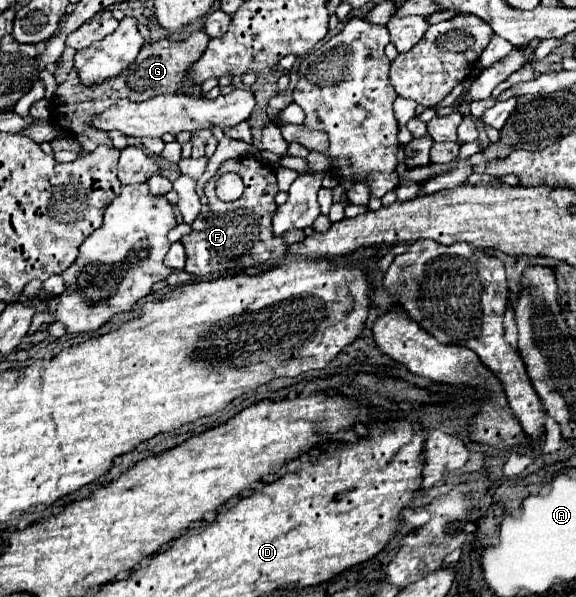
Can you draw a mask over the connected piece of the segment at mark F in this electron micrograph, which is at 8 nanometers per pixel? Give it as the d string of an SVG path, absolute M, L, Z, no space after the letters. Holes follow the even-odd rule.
M254 155L228 159L220 165L218 173L204 185L204 195L208 197L208 203L202 207L200 215L192 223L192 233L182 239L182 245L186 249L186 271L198 277L210 277L216 269L222 269L222 265L228 267L250 267L250 251L254 245L254 235L258 231L258 221L262 217L270 217L276 211L276 197L278 183L276 173L270 167L264 167ZM234 171L244 179L244 195L238 201L222 203L216 193L214 185L216 181L226 173Z

